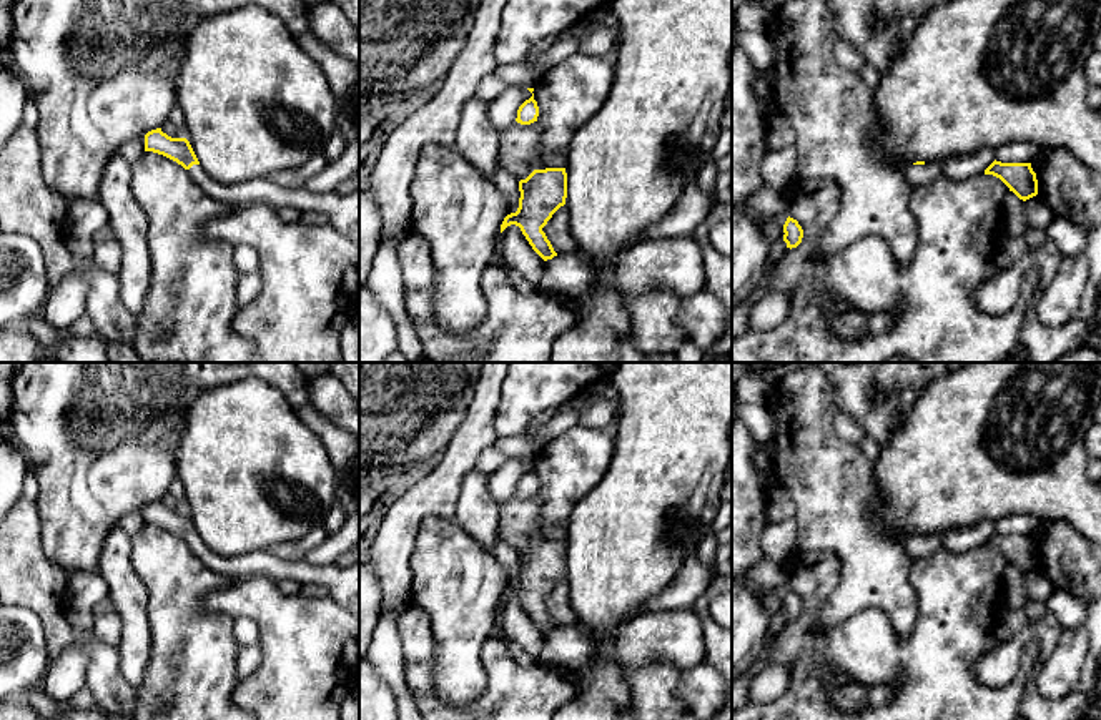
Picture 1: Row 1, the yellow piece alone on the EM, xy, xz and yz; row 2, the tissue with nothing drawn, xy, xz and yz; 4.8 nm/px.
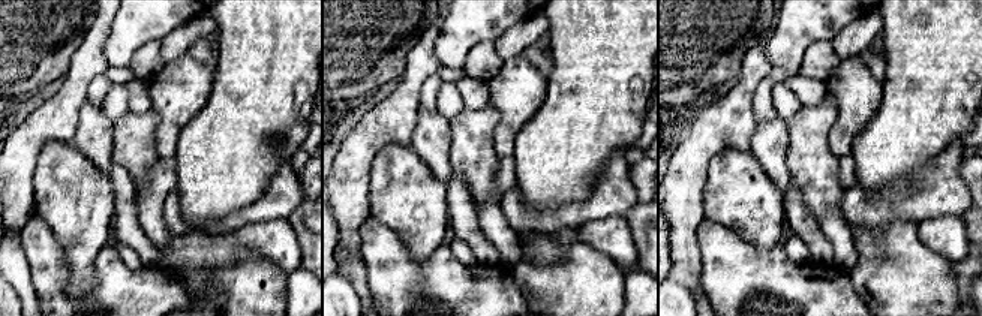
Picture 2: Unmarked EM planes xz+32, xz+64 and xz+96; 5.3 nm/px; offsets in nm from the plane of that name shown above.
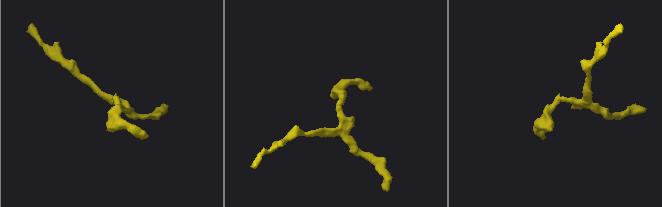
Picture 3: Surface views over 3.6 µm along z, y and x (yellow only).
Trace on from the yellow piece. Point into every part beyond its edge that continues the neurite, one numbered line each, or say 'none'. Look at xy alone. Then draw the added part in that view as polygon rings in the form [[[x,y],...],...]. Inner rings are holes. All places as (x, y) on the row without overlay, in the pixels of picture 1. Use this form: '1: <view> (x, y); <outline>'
1: xy (341, 582); [[[200,537],[188,542],[190,550],[213,572],[233,575],[266,575],[273,580],[293,579],[299,584],[319,585],[328,595],[359,617],[359,562],[351,567],[313,565],[304,560],[283,560],[268,550],[254,550],[235,557],[213,552]]]

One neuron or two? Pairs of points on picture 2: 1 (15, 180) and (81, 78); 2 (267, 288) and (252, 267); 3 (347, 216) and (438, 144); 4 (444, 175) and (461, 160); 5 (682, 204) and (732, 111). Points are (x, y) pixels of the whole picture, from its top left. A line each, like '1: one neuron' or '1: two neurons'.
1: one neuron
2: one neuron
3: two neurons
4: two neurons
5: one neuron

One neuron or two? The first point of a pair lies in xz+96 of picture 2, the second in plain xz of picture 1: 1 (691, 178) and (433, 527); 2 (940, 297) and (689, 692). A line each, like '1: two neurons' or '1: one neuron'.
1: two neurons
2: two neurons

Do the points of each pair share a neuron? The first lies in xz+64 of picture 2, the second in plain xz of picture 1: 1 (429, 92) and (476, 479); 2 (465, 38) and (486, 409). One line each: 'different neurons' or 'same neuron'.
1: different neurons
2: different neurons

